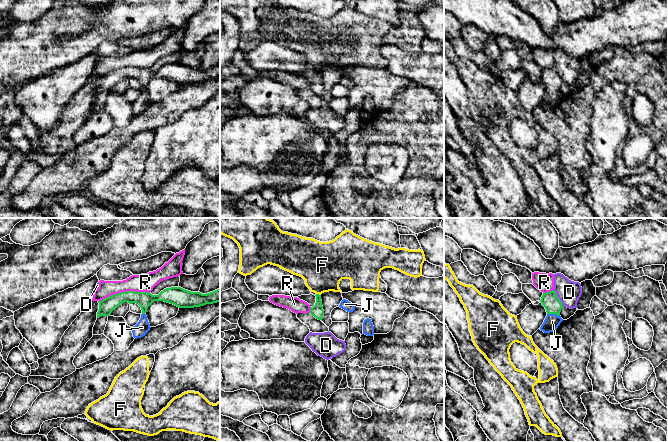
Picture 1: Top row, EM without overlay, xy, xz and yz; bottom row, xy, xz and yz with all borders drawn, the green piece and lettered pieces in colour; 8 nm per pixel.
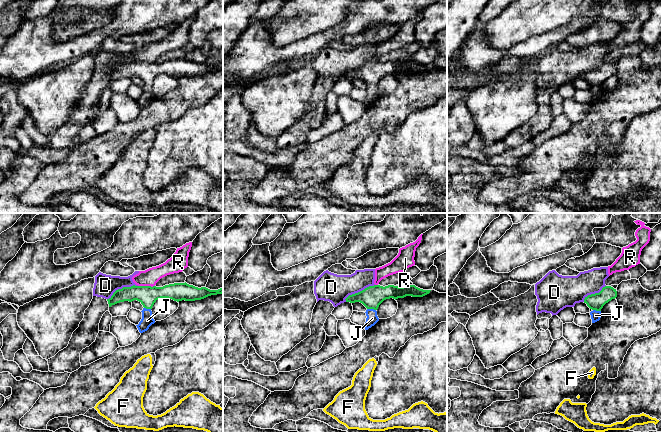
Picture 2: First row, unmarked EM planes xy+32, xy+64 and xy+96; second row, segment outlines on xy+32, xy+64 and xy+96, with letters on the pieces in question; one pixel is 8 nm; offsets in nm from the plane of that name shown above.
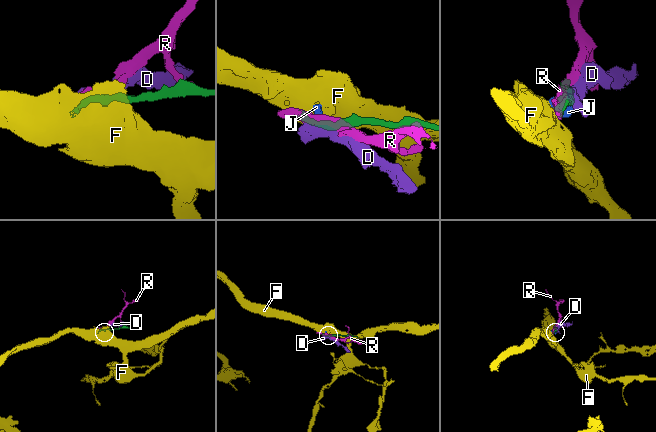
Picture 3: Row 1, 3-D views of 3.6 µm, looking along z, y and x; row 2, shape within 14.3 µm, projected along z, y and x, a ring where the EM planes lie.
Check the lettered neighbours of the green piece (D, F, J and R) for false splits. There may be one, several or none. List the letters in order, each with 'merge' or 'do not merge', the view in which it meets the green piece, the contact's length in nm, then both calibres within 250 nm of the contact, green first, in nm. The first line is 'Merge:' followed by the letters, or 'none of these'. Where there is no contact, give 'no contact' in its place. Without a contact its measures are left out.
Merge: J
D: do not merge; meets green in yz; contact 160 nm long; 140 nm thick on the green side, 190 nm on the other
F: do not merge; meets green in xz; contact 40 nm long; 100 nm thick on the green side, 380 nm on the other
J: merge; meets green in yz; contact 110 nm long; 140 nm thick on the green side, 120 nm on the other
R: do not merge; meets green in xy; contact 420 nm long; 120 nm thick on the green side, 140 nm on the other

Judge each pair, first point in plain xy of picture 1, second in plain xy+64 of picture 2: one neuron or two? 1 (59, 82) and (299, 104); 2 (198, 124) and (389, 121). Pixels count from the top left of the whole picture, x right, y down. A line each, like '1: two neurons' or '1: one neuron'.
1: one neuron
2: two neurons

